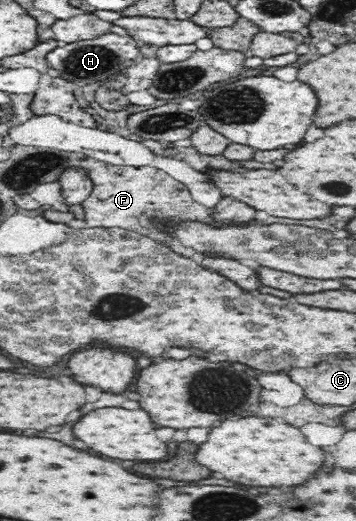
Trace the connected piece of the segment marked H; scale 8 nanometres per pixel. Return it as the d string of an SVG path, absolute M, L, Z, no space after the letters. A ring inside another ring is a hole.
M107 32L93 40L79 40L71 44L59 44L46 55L46 60L51 68L59 71L65 80L78 85L86 83L102 83L118 76L123 69L135 66L141 60L142 54L133 37L120 36Z

